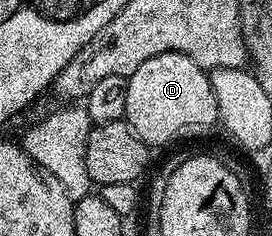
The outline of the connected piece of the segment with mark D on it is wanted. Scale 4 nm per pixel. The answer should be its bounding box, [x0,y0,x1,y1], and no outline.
[124,53,220,146]

